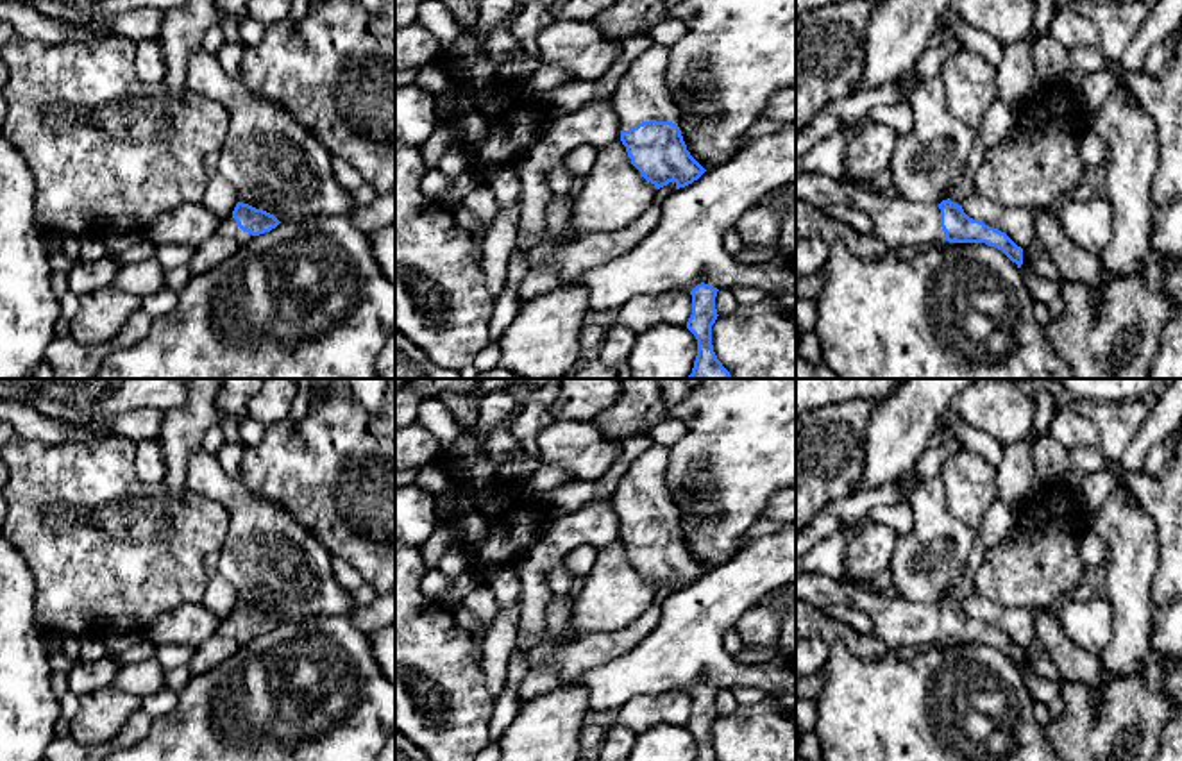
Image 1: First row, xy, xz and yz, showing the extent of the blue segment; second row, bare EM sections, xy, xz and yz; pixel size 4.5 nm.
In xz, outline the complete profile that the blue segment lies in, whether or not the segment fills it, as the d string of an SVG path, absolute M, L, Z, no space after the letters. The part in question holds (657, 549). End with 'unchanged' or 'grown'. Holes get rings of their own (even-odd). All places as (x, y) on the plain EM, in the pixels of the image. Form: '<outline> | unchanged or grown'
M651 445L626 470L612 497L613 513L621 525L621 541L631 559L631 564L656 590L676 584L676 590L697 581L706 570L690 556L683 541L678 522L680 509L672 502L672 491L667 484L669 448Z | grown

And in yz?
M799 573L796 575L796 600L817 609L840 606L858 609L871 616L871 634L889 648L932 643L985 643L1001 650L1021 668L1023 648L1005 632L969 618L962 606L942 600L941 604L908 602L891 598L883 591L865 591L846 586L837 579Z | grown

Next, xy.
M238 602L232 615L220 620L218 634L236 640L240 645L249 643L254 636L270 632L281 622L249 604Z | grown

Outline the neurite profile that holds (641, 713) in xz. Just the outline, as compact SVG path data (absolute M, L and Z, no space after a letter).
M683 691L638 695L617 709L617 720L637 734L656 723L687 725L690 715L692 695Z

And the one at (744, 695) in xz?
M735 686L731 691L739 706L753 706L767 697L767 693L760 688Z

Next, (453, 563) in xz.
M458 545L449 547L449 550L438 561L438 568L451 582L458 581L467 566L469 557Z

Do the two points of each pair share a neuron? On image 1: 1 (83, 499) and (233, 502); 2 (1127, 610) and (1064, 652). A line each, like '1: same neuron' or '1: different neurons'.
1: different neurons
2: different neurons

